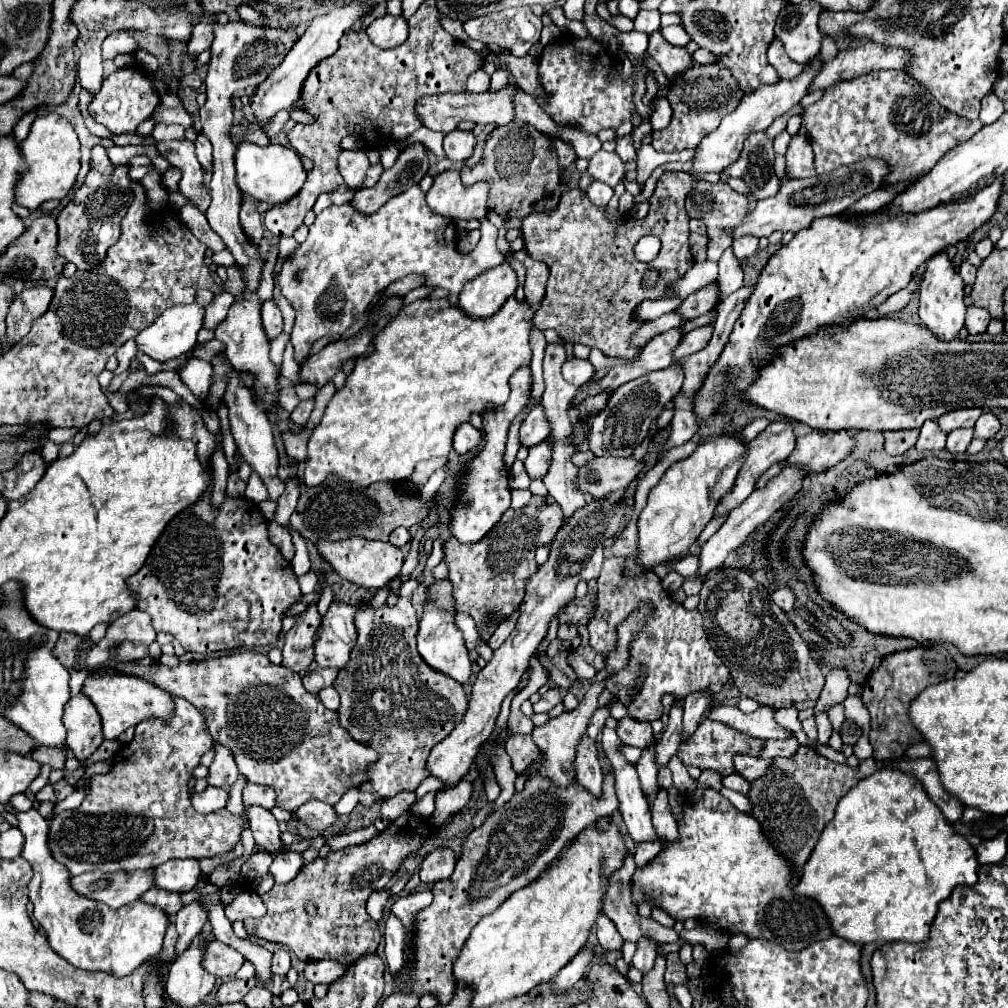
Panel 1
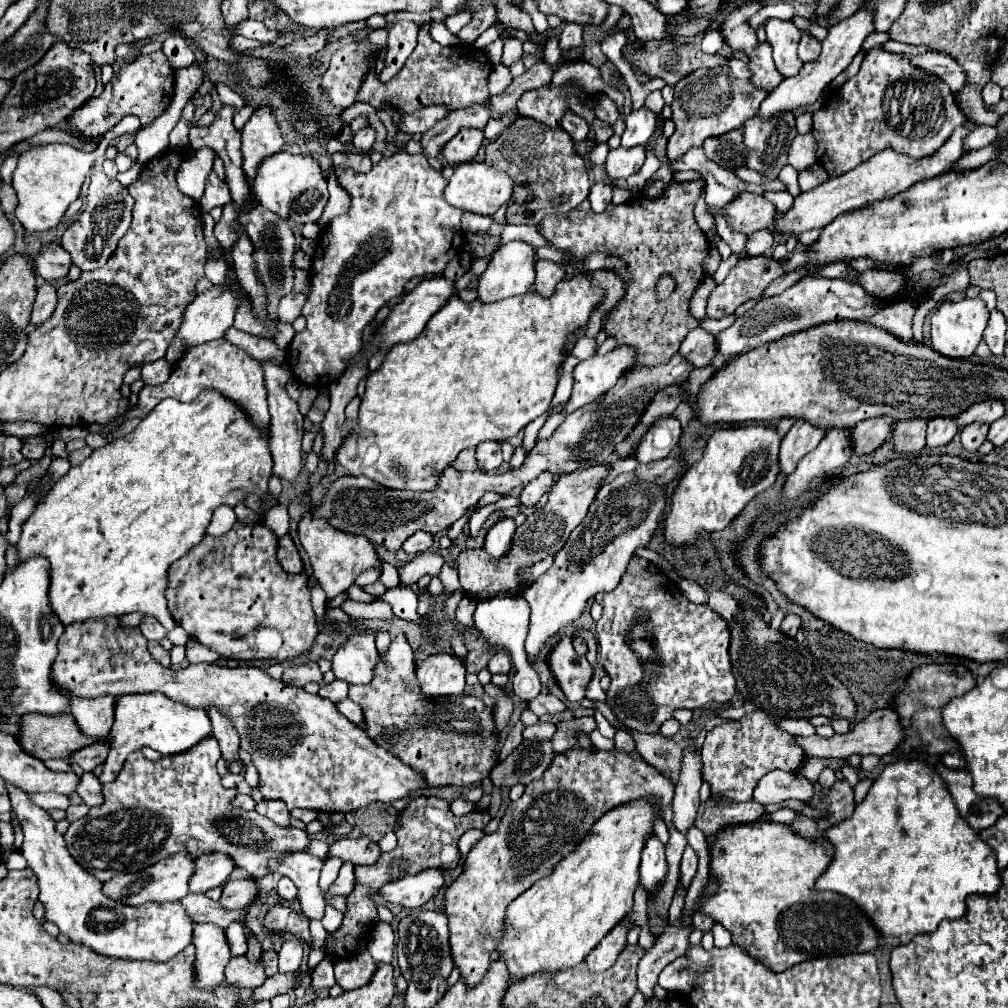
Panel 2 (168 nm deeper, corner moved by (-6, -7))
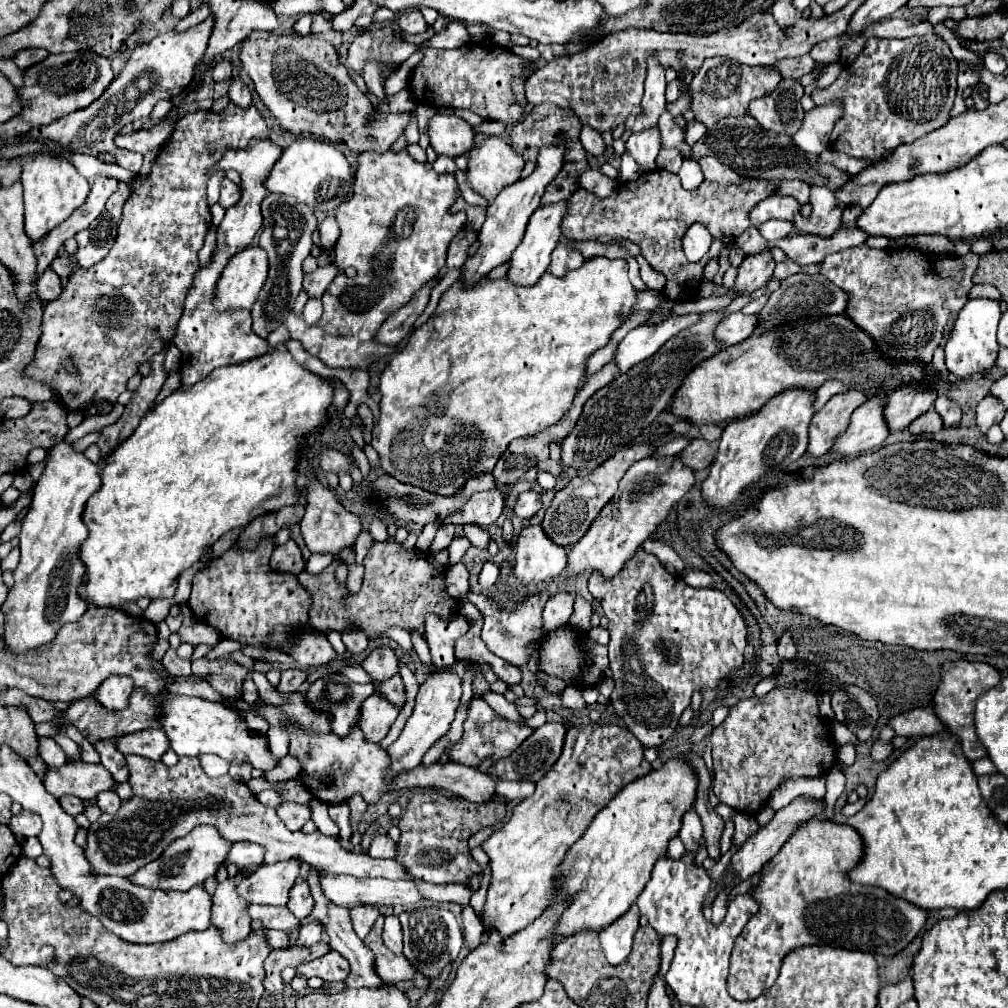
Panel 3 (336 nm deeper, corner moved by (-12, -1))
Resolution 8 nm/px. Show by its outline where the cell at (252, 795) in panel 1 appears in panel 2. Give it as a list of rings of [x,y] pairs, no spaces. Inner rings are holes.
[[[263,800],[263,802],[257,804],[255,810],[257,810],[261,816],[277,822],[277,826],[289,826],[291,814],[289,814],[285,802],[281,802],[281,800]]]

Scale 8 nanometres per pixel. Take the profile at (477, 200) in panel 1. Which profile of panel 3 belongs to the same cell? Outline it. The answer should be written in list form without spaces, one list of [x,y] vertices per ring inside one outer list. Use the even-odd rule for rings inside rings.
[[[489,136],[481,146],[469,152],[465,176],[473,192],[493,200],[505,186],[519,180],[523,166],[523,158],[519,158],[505,140]]]

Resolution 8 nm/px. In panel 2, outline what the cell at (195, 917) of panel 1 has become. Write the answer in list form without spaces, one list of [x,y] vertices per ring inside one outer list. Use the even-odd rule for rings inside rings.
[[[253,878],[243,880],[229,880],[223,888],[221,904],[229,910],[241,910],[251,906],[259,898],[259,886]]]

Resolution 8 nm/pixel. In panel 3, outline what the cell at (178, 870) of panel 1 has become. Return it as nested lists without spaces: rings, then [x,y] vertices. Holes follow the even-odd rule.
[[[235,842],[231,844],[231,850],[227,852],[227,858],[219,864],[219,868],[237,866],[241,870],[241,868],[251,868],[261,864],[263,864],[263,846],[251,842]]]

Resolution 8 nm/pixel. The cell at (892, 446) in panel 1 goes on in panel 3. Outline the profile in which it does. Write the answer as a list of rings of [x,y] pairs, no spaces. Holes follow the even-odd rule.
[[[927,410],[925,414],[921,414],[915,422],[911,422],[909,426],[909,432],[913,436],[931,436],[931,434],[937,434],[939,430],[943,428],[943,422],[939,418],[939,414],[935,414],[935,410]]]

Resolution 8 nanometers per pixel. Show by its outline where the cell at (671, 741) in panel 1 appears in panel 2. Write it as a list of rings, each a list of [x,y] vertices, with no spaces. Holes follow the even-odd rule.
[[[575,746],[563,754],[557,754],[545,776],[529,784],[523,796],[507,806],[499,828],[493,834],[483,836],[471,848],[465,862],[465,872],[445,892],[451,954],[467,986],[473,988],[475,984],[479,984],[489,968],[491,954],[495,952],[503,936],[507,904],[511,904],[539,878],[547,876],[563,856],[573,852],[573,848],[591,830],[595,820],[599,820],[607,810],[641,796],[653,798],[661,806],[671,834],[667,844],[669,874],[665,884],[655,894],[653,904],[655,910],[665,914],[679,882],[679,864],[687,846],[685,836],[671,824],[673,788],[675,784],[661,772],[657,772],[657,768],[619,750],[585,752],[585,748]]]

